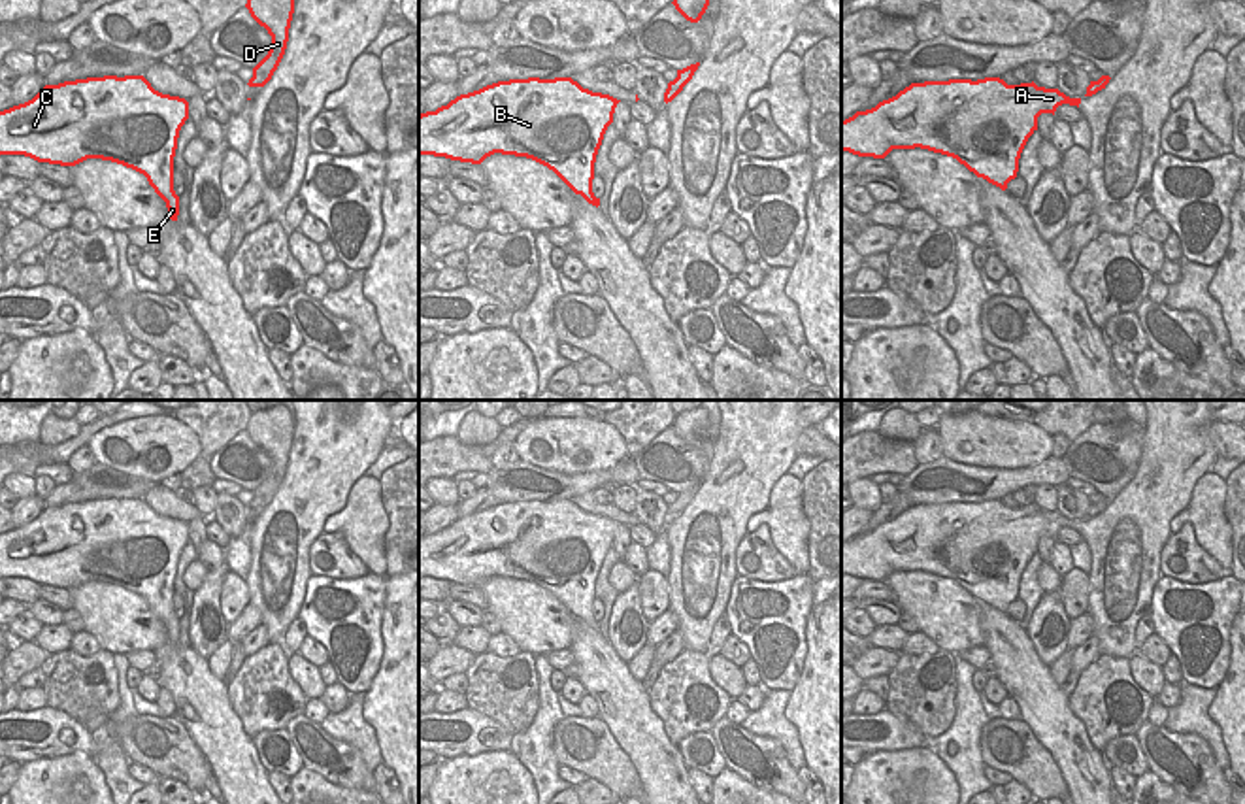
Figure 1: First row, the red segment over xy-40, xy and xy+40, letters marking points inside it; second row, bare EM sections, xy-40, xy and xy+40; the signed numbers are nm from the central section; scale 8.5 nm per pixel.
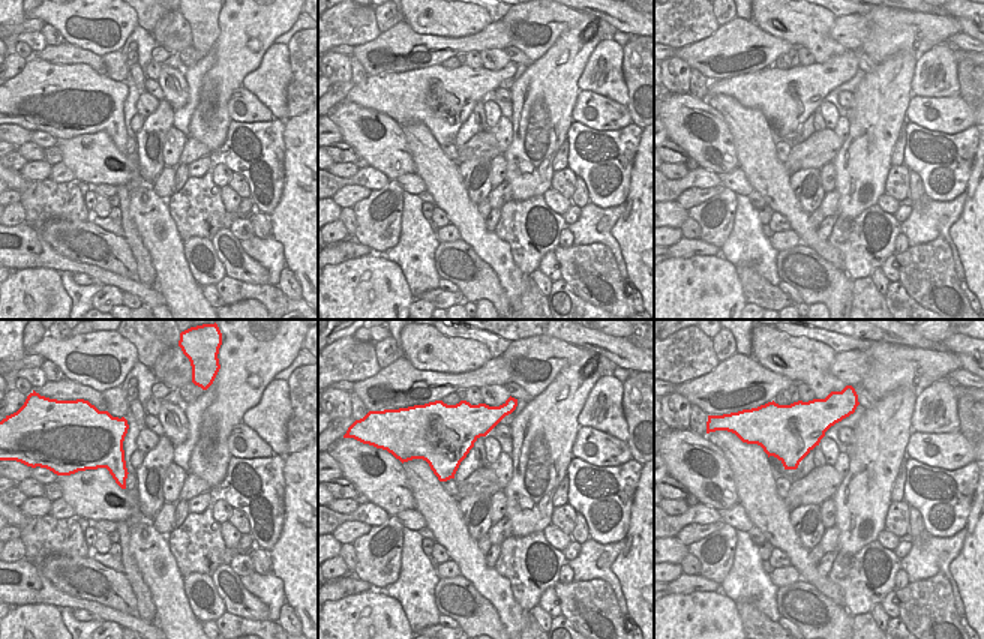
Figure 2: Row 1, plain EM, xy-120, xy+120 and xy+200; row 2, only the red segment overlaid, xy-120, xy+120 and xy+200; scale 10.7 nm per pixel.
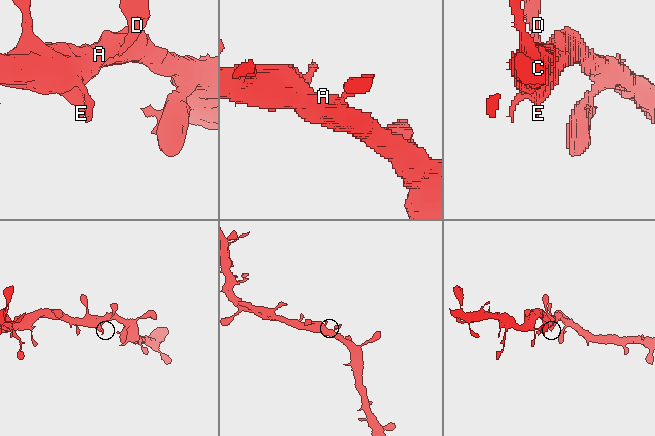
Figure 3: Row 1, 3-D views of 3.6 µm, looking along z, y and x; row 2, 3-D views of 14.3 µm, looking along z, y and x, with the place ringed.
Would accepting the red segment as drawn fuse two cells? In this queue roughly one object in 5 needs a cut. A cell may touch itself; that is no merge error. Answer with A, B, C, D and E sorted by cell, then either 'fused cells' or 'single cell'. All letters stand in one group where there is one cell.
A B C D E | single cell

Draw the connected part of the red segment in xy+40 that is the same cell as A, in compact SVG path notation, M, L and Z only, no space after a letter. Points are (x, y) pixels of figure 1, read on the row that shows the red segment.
M1000 77L911 83L875 108L841 121L841 151L885 159L892 149L921 147L956 159L977 177L1005 191L1007 183L1017 177L1028 138L1038 130L1038 117L1054 115L1062 104L1079 108L1081 98L1038 87L1034 81L1007 85Z

